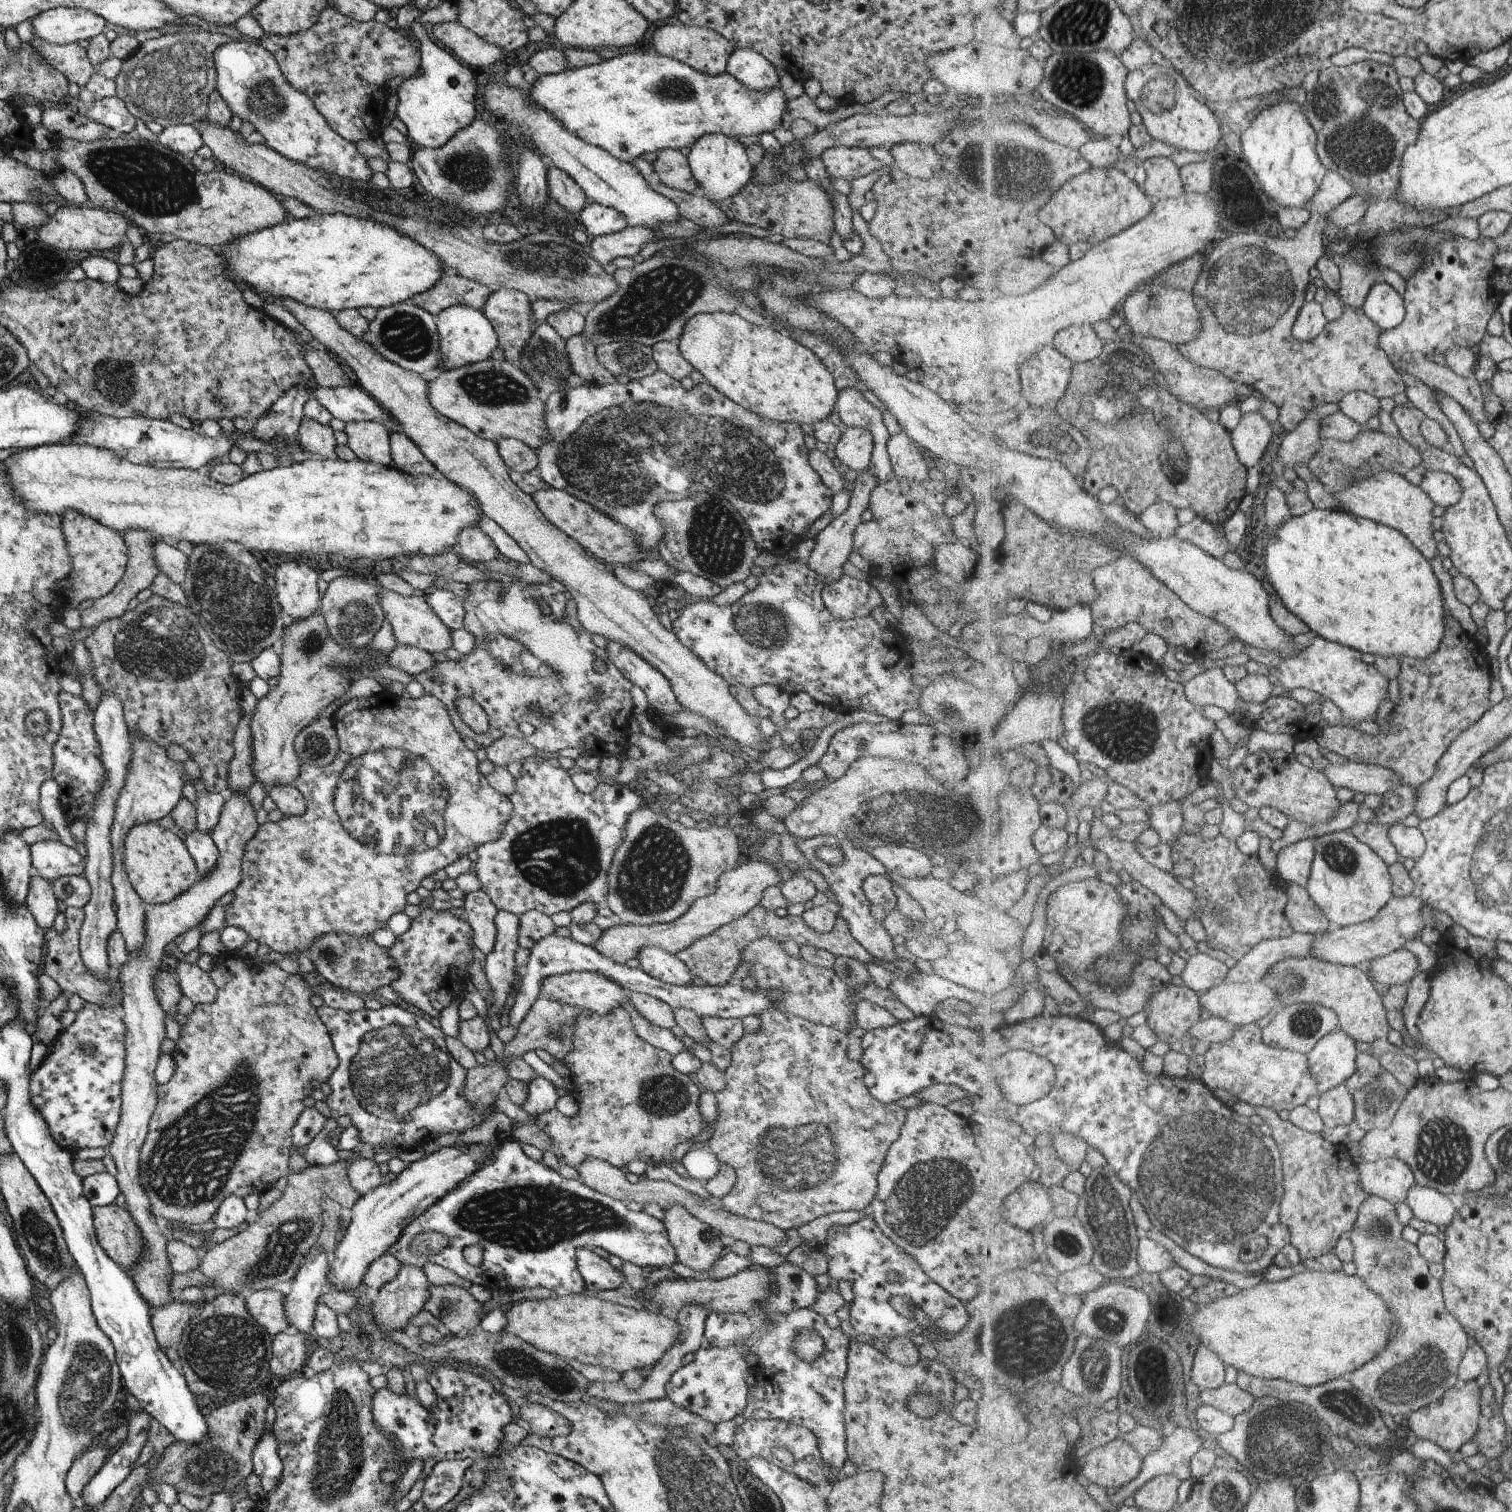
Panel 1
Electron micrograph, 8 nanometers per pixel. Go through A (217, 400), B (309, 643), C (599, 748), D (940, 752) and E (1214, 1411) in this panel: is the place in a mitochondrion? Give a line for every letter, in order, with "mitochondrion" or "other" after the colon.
A: other
B: mitochondrion
C: other
D: other
E: other

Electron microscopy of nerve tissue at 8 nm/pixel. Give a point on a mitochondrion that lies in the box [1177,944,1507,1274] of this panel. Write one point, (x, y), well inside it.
(1442, 1150)

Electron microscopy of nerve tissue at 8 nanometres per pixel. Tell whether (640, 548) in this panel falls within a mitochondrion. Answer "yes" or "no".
no

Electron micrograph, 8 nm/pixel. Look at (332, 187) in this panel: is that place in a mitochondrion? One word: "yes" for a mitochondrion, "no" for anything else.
yes

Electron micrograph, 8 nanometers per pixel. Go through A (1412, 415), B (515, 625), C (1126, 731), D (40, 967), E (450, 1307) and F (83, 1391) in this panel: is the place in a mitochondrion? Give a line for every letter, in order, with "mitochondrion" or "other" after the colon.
A: other
B: mitochondrion
C: mitochondrion
D: other
E: mitochondrion
F: mitochondrion

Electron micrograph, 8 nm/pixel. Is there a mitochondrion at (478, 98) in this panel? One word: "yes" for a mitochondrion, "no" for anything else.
no

